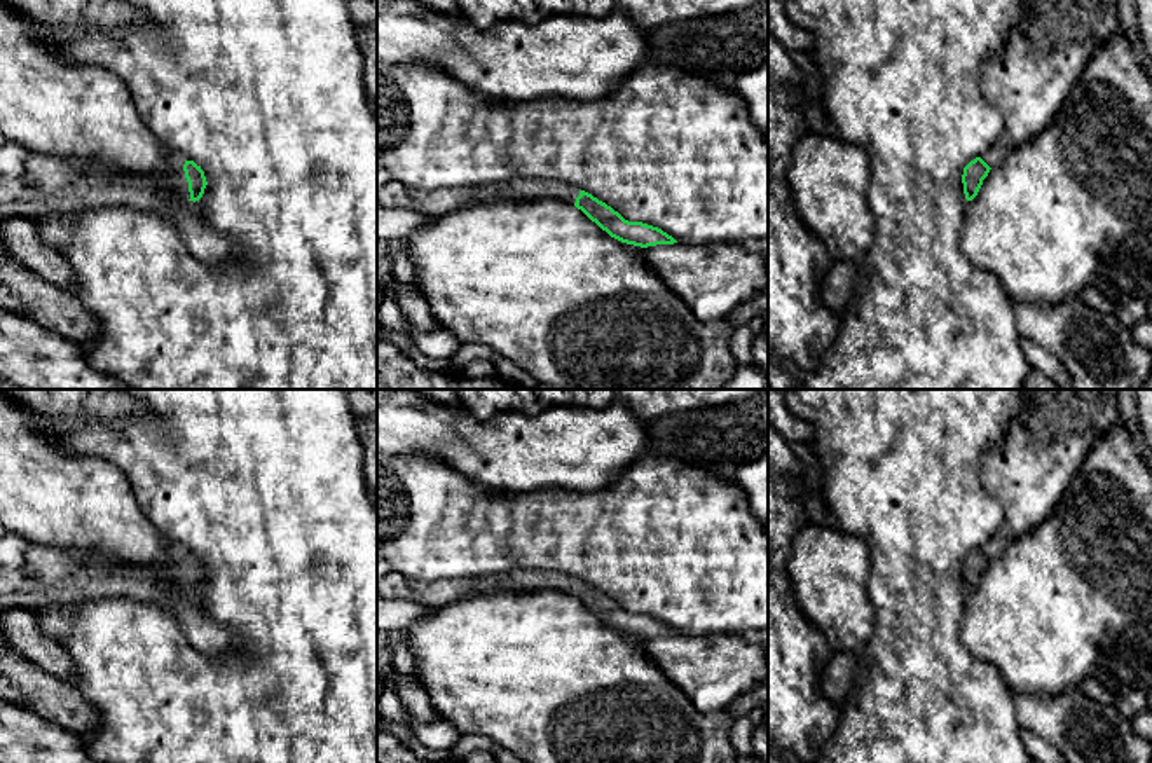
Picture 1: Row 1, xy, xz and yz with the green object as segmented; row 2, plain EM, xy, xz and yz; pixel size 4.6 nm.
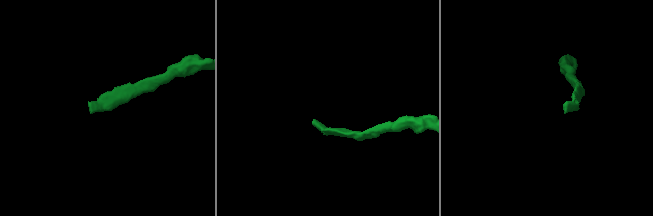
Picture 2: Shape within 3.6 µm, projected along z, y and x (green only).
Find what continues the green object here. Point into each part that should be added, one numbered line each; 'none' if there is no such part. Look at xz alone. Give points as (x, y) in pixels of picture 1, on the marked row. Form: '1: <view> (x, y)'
1: xz (395, 194)

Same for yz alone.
1: yz (994, 156)

